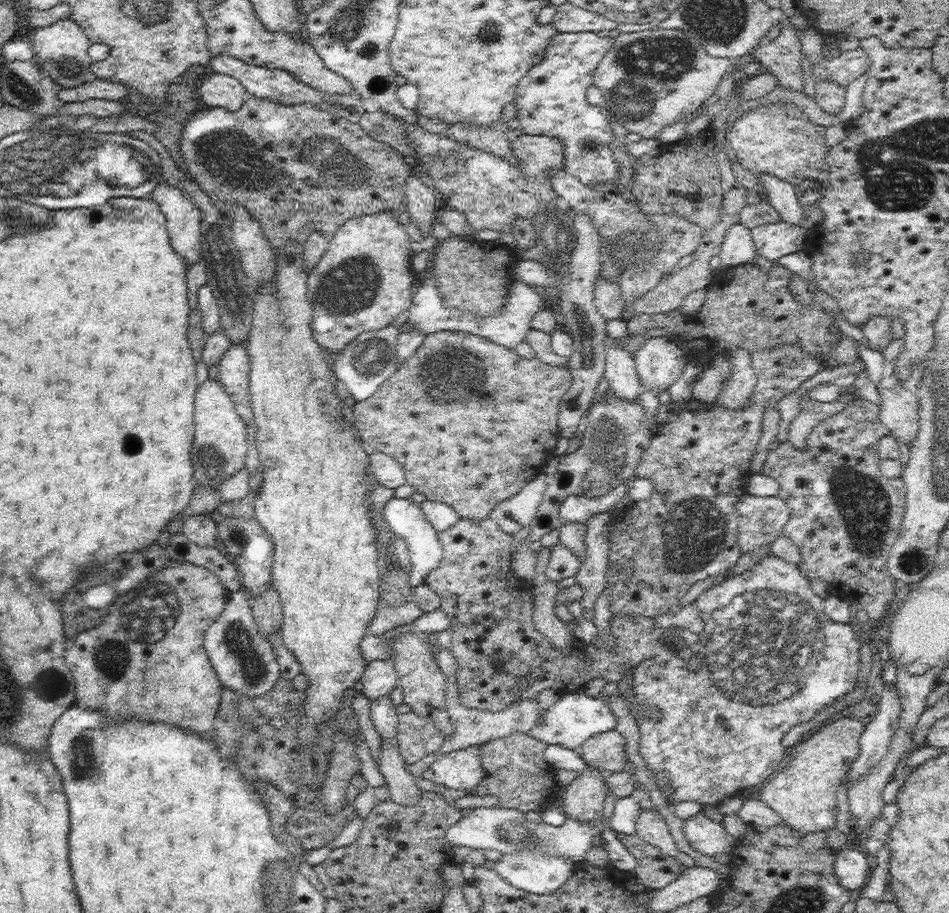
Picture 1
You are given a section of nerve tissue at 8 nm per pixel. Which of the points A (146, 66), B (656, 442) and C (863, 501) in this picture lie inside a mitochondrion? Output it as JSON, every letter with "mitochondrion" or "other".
{"A":"other","B":"other","C":"mitochondrion"}

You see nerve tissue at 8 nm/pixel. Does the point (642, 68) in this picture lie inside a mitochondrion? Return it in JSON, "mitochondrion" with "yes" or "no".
{"mitochondrion":"yes"}

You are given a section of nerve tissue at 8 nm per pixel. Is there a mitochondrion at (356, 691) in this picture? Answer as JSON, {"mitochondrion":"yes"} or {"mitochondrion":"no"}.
{"mitochondrion":"no"}

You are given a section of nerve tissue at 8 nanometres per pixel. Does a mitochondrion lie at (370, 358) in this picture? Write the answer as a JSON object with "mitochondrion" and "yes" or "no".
{"mitochondrion":"yes"}

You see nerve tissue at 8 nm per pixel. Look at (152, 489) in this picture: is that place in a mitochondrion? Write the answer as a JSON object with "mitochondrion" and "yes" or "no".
{"mitochondrion":"no"}

